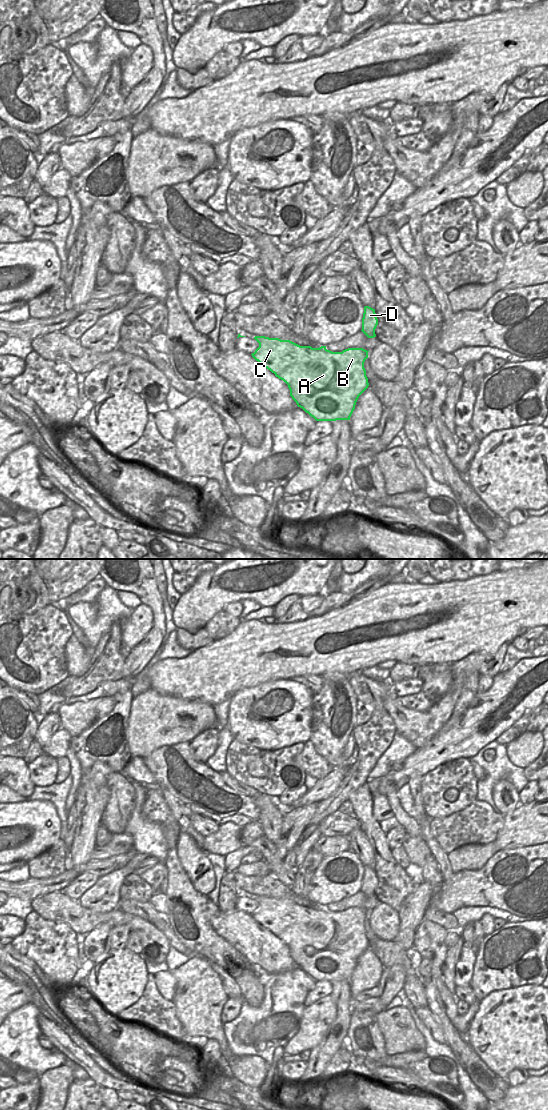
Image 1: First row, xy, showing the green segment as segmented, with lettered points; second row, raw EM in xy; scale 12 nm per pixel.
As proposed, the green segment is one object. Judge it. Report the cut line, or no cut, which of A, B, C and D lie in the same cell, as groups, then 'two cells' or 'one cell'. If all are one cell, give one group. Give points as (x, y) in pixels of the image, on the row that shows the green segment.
no cut | A B C D | one cell

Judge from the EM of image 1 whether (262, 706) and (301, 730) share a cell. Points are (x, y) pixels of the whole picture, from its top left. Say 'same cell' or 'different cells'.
same cell

